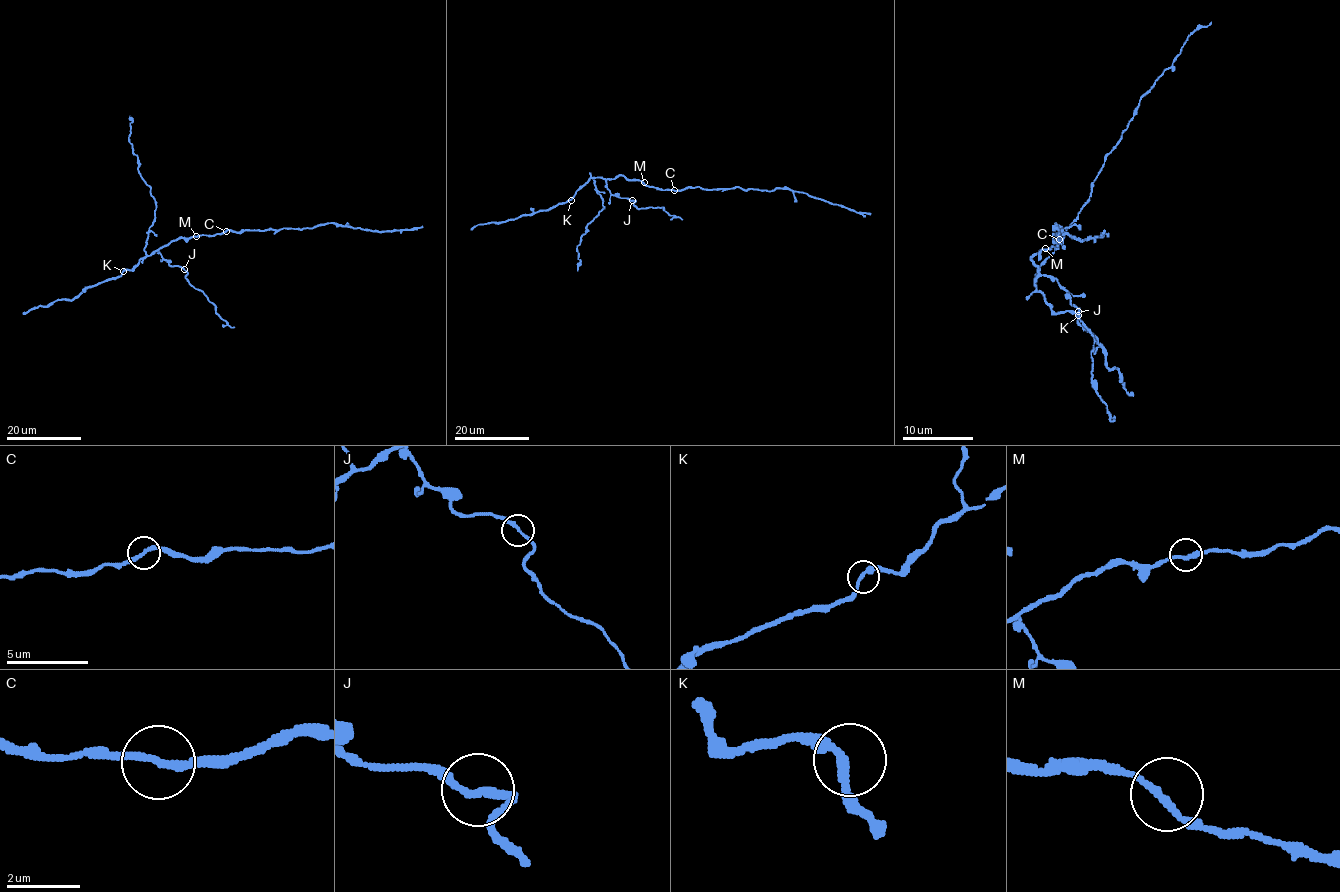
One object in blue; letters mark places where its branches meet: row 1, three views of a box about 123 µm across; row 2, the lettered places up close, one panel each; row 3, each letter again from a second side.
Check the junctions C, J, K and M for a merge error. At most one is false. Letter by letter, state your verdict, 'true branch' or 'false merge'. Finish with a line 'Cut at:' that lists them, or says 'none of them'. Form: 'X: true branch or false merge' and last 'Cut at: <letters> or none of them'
C: false merge
J: true branch
K: true branch
M: true branch
Cut at: C

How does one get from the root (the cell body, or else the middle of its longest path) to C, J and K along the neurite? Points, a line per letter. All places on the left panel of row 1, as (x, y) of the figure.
C: (195, 237), (226, 231)
J: (195, 237), (178, 238), (158, 250), (171, 265), (184, 269)
K: (195, 237), (171, 240), (143, 257), (132, 270), (123, 271)

